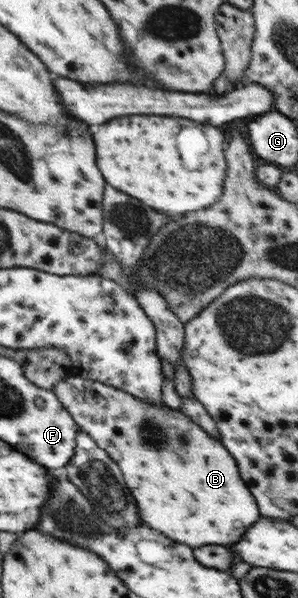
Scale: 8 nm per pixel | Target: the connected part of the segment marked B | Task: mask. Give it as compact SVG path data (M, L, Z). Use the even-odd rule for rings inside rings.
M78 375L61 379L54 392L79 424L79 429L91 434L98 447L118 464L128 489L132 489L132 493L136 493L136 501L140 501L144 523L152 529L160 529L160 533L168 533L172 541L184 541L192 547L230 545L238 543L246 529L262 517L258 502L243 480L235 457L221 440L192 421L182 410L172 409L166 404L146 404L126 390L82 379Z

